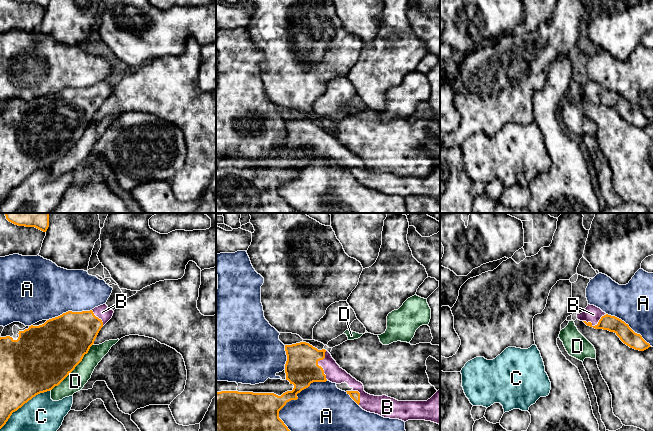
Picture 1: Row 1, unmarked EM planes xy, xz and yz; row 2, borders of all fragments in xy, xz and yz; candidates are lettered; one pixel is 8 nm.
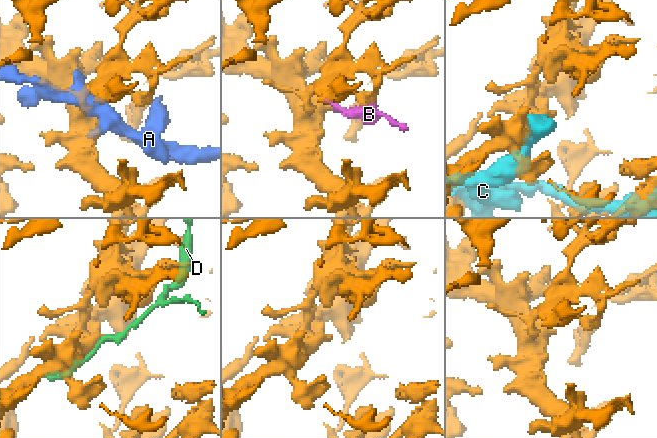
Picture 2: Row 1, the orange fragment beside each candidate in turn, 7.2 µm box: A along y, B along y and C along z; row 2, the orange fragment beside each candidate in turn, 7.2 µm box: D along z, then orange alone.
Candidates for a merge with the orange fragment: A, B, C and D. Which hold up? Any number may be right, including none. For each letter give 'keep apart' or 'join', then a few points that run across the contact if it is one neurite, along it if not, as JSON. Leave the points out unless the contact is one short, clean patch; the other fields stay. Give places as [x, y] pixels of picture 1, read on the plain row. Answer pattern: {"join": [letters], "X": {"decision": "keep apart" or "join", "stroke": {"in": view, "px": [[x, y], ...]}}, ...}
{"join": ["B"], "A": {"decision": "keep apart"}, "B": {"decision": "join"}, "C": {"decision": "keep apart"}, "D": {"decision": "keep apart"}}

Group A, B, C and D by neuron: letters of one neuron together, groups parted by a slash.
A / B / C / D

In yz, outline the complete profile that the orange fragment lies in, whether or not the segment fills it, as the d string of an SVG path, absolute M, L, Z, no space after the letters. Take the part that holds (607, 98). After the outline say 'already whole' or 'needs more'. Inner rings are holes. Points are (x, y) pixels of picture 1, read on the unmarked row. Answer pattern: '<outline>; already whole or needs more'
M588 80L582 89L577 90L577 95L595 105L614 108L624 120L635 126L644 127L651 123L640 110L635 109L624 97L606 90L594 81Z; needs more

